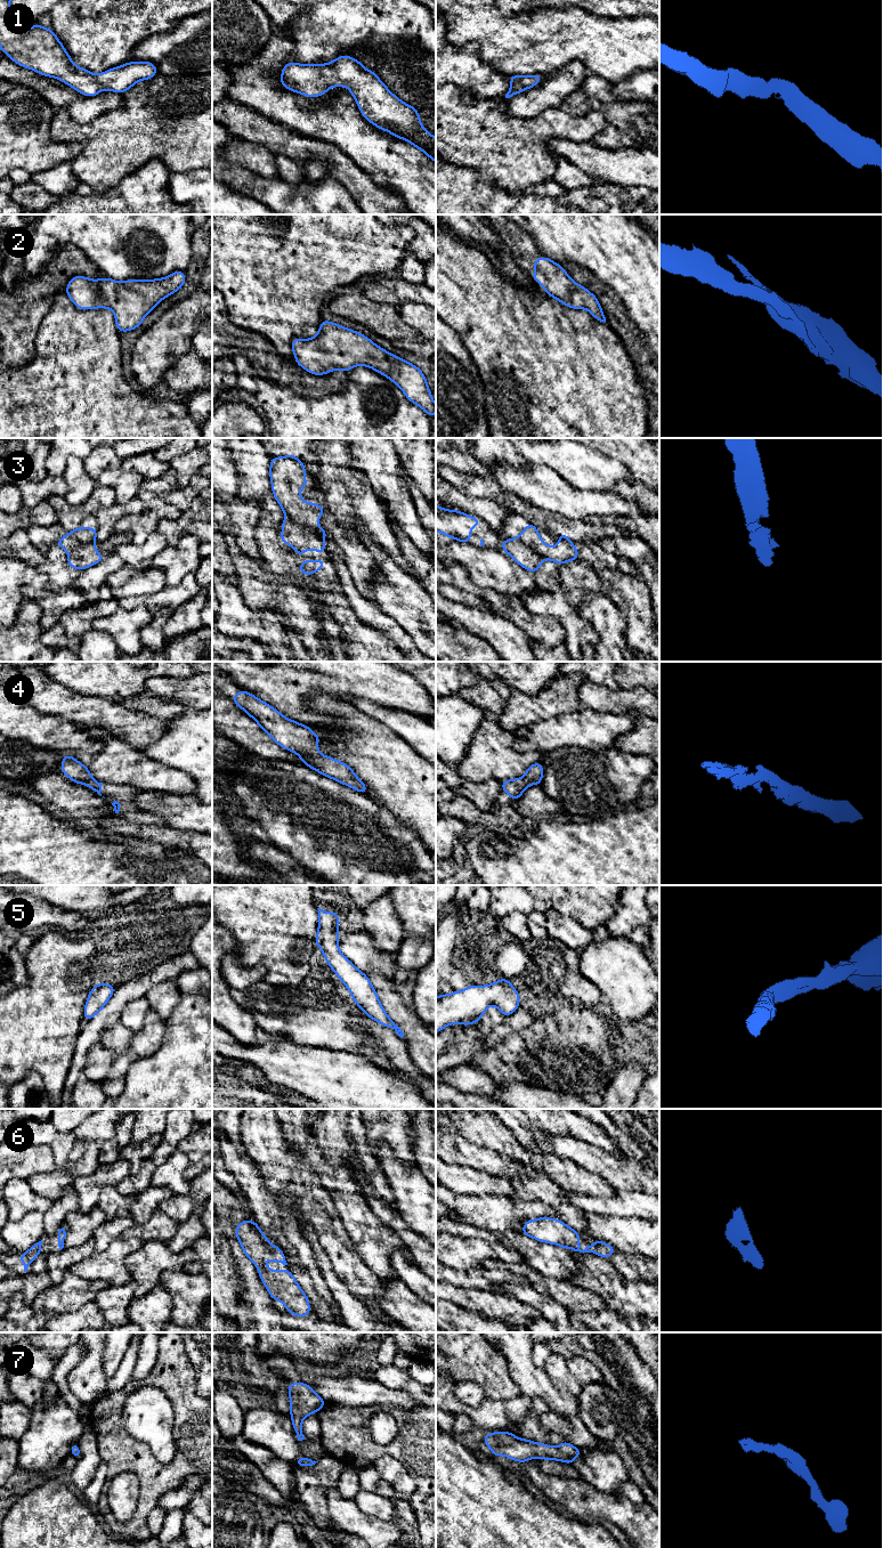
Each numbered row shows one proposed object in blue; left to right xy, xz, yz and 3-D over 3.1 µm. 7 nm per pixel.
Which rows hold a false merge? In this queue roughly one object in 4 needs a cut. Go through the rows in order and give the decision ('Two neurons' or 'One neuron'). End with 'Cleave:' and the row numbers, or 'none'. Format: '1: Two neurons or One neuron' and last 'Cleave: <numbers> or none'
1: One neuron
2: One neuron
3: Two neurons
4: One neuron
5: One neuron
6: One neuron
7: One neuron
Cleave: 3

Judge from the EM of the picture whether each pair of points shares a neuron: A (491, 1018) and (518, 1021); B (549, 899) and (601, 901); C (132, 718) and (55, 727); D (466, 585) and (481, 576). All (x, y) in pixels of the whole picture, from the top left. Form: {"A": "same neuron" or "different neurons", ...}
{"A": "different neurons", "B": "same neuron", "C": "different neurons", "D": "different neurons"}

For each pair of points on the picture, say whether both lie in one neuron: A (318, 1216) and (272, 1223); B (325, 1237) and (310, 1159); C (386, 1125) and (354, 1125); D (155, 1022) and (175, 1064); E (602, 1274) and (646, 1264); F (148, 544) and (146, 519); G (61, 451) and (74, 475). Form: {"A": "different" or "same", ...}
{"A": "different", "B": "different", "C": "different", "D": "different", "E": "different", "F": "different", "G": "different"}

